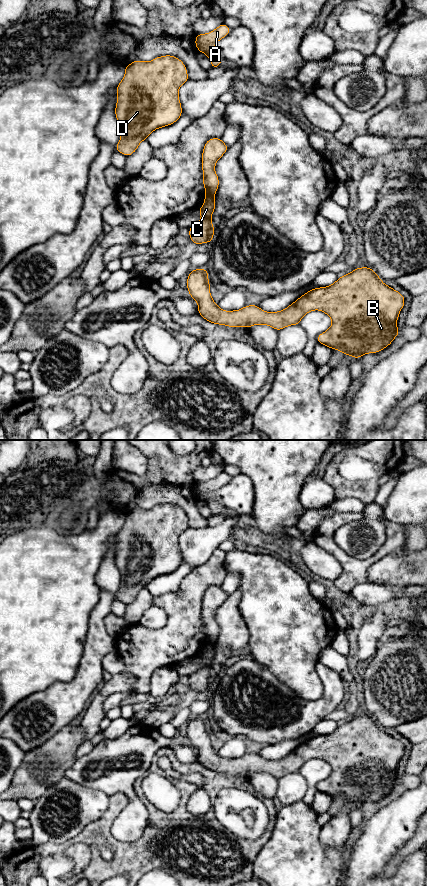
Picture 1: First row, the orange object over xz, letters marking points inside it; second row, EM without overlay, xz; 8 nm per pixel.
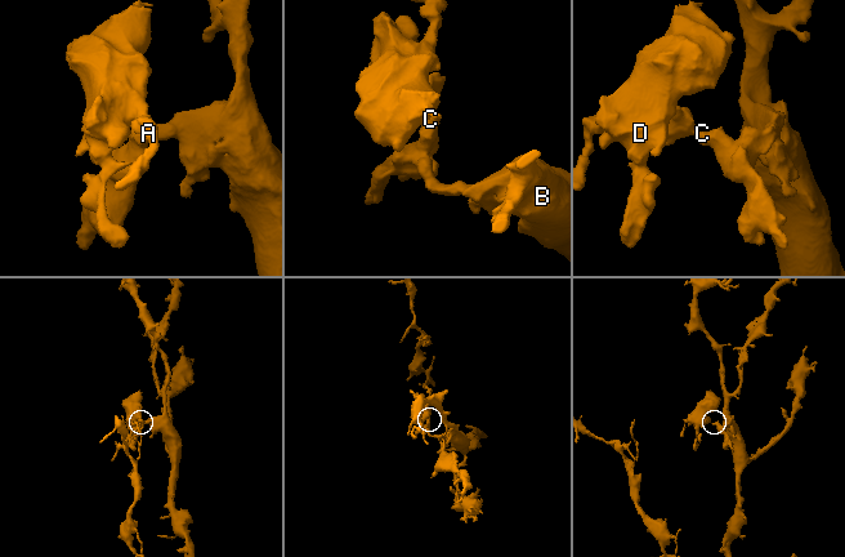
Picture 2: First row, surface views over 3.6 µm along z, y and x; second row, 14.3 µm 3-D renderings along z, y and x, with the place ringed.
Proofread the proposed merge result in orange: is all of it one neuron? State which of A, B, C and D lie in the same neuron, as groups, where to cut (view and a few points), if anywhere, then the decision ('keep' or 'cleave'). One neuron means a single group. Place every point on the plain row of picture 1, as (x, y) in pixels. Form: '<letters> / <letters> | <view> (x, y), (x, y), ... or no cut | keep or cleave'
A D / B C | xz (206, 642), (212, 644) | cleave

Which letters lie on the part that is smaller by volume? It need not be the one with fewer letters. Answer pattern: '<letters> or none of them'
A, D

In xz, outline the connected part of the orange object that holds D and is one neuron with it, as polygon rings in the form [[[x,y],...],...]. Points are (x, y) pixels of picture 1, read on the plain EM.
[[[172,503],[156,505],[150,510],[135,508],[125,514],[125,523],[116,536],[115,564],[121,574],[121,585],[115,599],[128,605],[154,578],[175,571],[182,564],[178,539],[188,528],[185,512]]]

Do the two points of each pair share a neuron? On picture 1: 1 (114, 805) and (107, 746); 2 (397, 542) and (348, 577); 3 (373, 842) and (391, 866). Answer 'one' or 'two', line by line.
1: two
2: one
3: two

